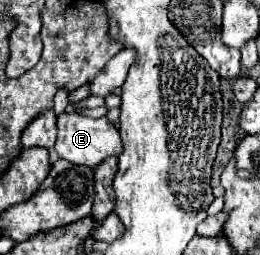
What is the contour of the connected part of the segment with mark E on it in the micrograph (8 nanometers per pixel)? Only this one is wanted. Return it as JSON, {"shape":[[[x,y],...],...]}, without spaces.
{"shape":[[[61,113],[57,117],[57,143],[55,143],[55,151],[57,151],[57,155],[61,159],[71,161],[73,165],[83,165],[83,167],[95,169],[105,159],[119,157],[123,147],[121,147],[119,131],[105,117],[91,119],[91,117],[81,117],[77,113]]]}

